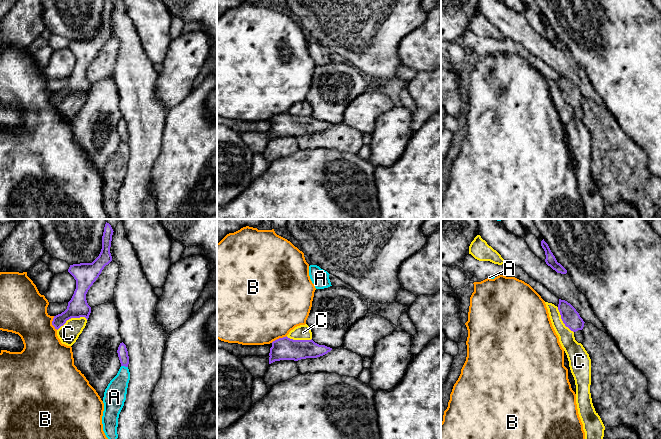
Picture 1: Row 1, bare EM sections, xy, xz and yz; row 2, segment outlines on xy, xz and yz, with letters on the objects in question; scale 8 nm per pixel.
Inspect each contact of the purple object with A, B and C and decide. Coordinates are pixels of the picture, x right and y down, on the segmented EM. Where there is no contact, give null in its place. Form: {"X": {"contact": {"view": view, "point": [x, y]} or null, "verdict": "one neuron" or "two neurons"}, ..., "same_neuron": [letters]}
{"A": {"contact": {"view": "xy", "point": [124, 365]}, "verdict": "two neurons"}, "B": {"contact": {"view": "xz", "point": [279, 338]}, "verdict": "two neurons"}, "C": {"contact": {"view": "xy", "point": [72, 317]}, "verdict": "two neurons"}, "same_neuron": []}

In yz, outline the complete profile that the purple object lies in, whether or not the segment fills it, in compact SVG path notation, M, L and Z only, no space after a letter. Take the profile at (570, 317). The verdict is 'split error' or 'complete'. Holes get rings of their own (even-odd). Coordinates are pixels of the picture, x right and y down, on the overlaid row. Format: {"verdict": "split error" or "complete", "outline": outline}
{"verdict": "complete", "outline": "M559 299L558 310L560 312L563 323L571 331L576 332L583 329L585 322L570 303Z"}

